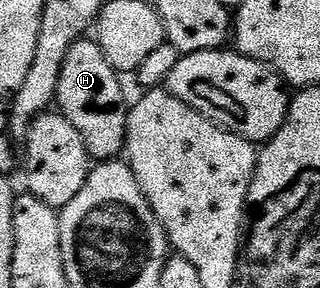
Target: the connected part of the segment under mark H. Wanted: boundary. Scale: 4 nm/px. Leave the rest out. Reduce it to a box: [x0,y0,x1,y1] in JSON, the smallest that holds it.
[55,39,129,162]

